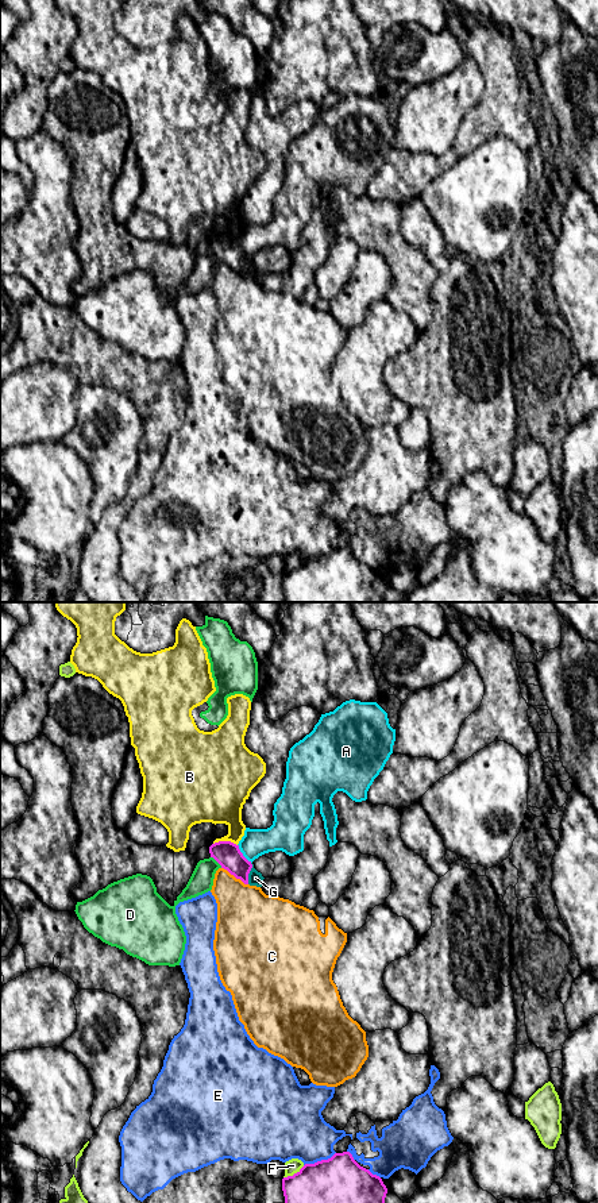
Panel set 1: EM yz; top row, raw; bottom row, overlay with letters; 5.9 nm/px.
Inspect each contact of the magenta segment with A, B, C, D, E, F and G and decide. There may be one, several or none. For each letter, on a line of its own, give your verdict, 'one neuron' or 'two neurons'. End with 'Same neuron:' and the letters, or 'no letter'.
A: two neurons
B: two neurons
C: two neurons
D: two neurons
E: two neurons
F: two neurons
G: two neurons
Same neuron: no letter

